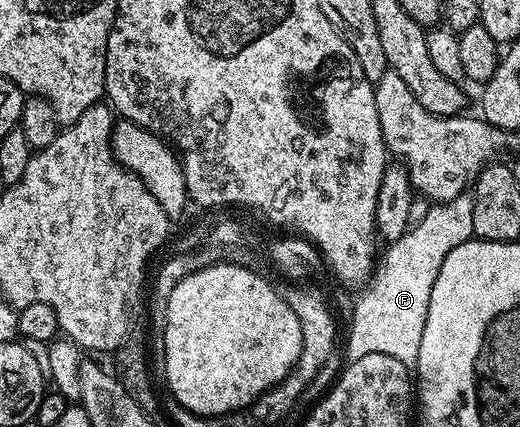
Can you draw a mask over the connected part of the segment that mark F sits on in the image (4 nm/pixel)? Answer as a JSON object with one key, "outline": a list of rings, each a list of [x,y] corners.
{"outline":[[[463,193],[450,202],[429,207],[419,223],[417,220],[397,241],[387,246],[383,265],[381,262],[370,283],[360,293],[363,294],[354,307],[346,343],[349,360],[384,353],[408,368],[417,366],[432,286],[448,253],[473,238],[471,194]]]}

